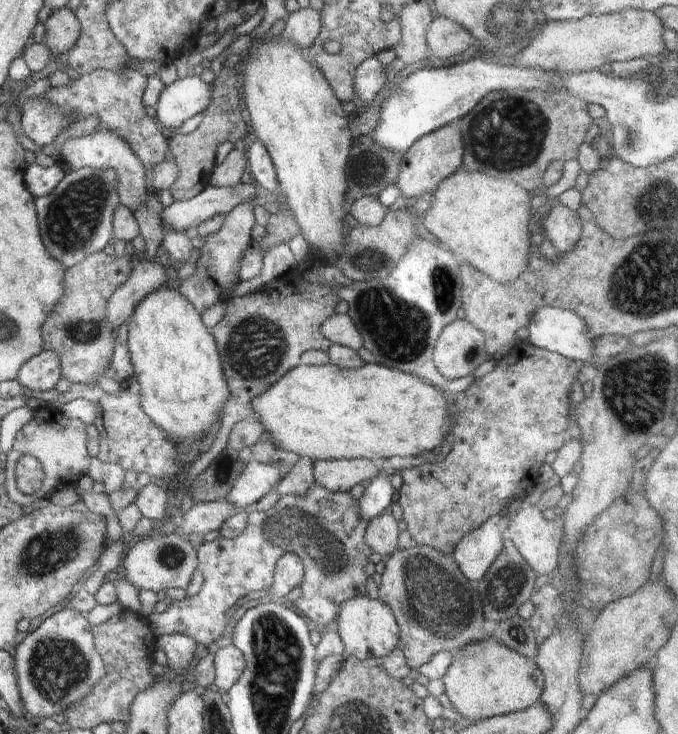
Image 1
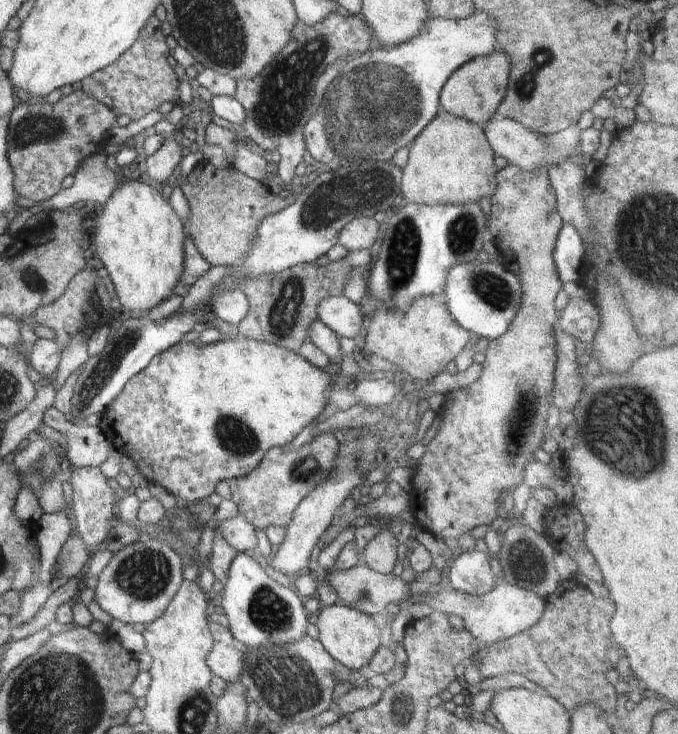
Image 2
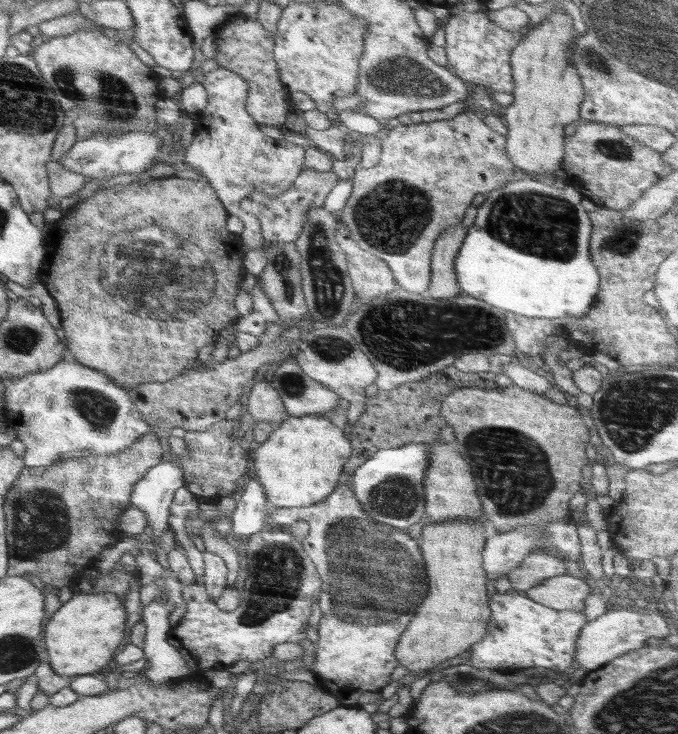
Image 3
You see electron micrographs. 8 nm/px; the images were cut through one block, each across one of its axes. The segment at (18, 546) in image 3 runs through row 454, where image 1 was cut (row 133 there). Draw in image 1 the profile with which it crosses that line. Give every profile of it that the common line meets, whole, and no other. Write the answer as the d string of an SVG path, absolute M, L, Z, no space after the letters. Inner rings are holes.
M96 69L93 70L90 74L80 75L78 78L71 80L69 85L63 87L52 87L45 92L45 97L53 104L67 111L67 114L70 117L73 117L74 122L78 121L79 119L84 120L84 118L88 118L88 116L95 116L96 122L98 122L97 128L91 133L94 134L96 130L104 131L105 133L114 133L116 136L121 137L124 139L133 149L133 153L136 155L136 158L139 158L140 162L143 162L145 166L155 165L156 163L161 163L164 161L164 157L166 156L166 151L168 150L168 140L164 137L162 128L160 124L156 121L156 119L148 116L146 114L145 106L143 105L143 94L145 91L145 86L147 85L147 76L142 75L139 71L135 71L134 69L130 69L128 71L124 71L123 73L116 72L116 71L109 71L106 69Z

